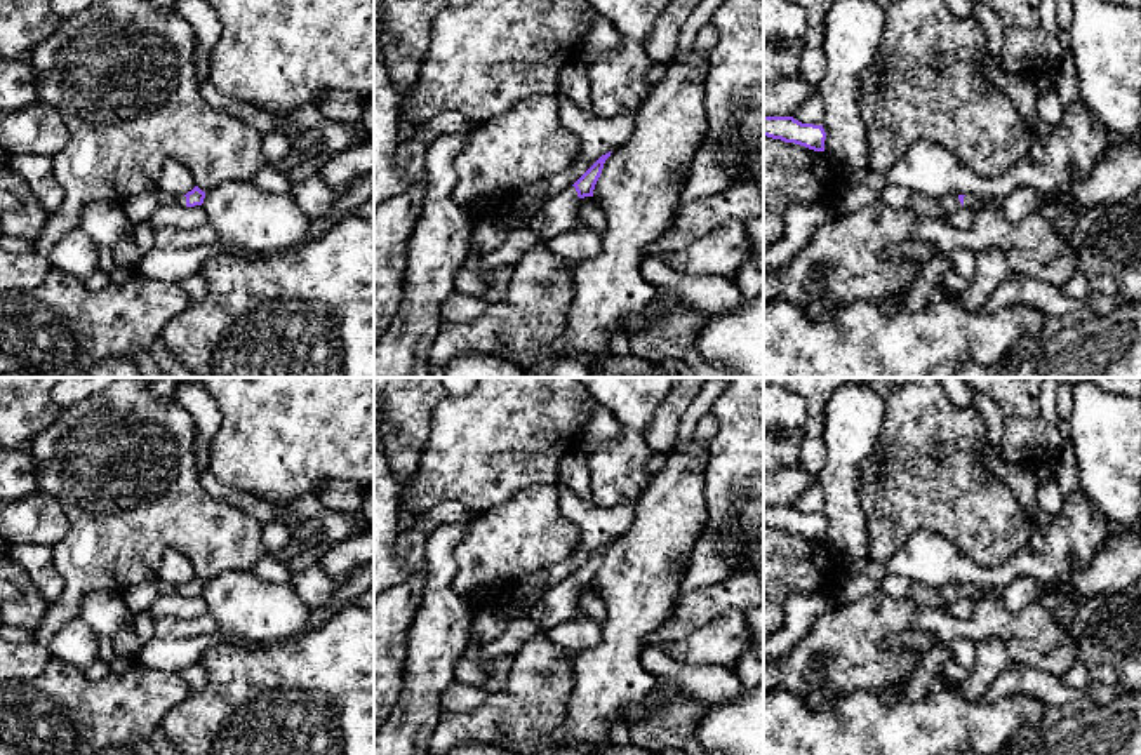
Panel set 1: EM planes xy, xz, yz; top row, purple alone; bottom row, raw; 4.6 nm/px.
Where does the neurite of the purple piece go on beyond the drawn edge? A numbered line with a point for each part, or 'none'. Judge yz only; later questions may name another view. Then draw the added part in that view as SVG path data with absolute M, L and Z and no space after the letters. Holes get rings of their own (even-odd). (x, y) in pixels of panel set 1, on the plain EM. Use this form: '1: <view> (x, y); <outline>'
1: yz (976, 592); M965 583L965 586L964 586L964 597L972 597L974 600L979 600L983 597L1002 598L1002 588L978 586L978 585Z

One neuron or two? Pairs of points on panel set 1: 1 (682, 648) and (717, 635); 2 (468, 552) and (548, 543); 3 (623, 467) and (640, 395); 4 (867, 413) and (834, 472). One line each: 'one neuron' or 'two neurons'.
1: one neuron
2: one neuron
3: one neuron
4: one neuron

